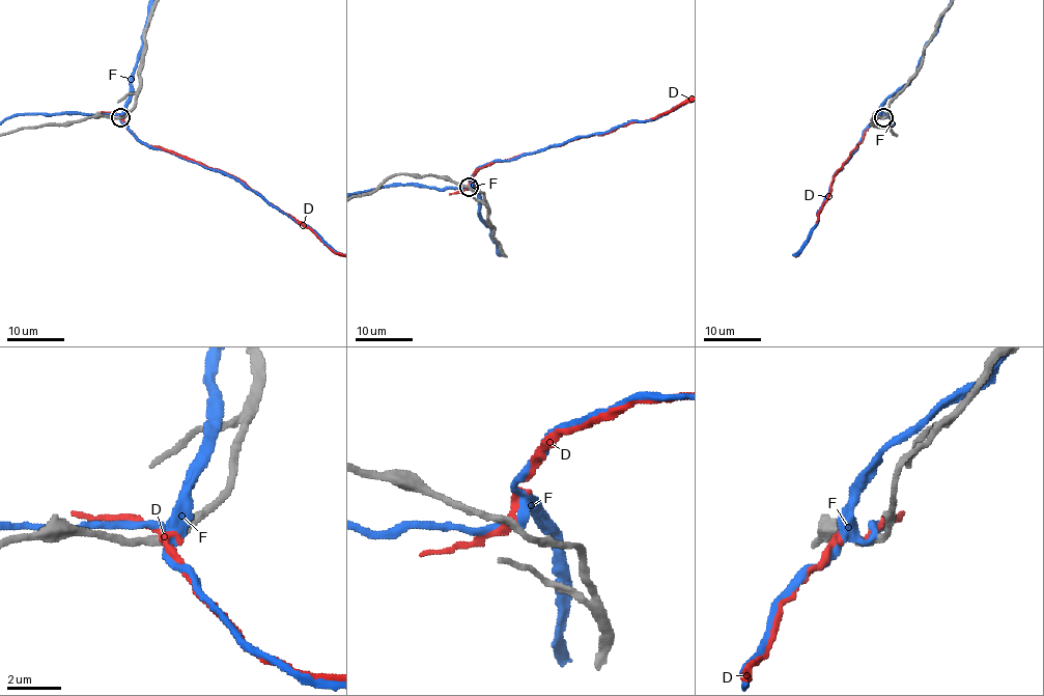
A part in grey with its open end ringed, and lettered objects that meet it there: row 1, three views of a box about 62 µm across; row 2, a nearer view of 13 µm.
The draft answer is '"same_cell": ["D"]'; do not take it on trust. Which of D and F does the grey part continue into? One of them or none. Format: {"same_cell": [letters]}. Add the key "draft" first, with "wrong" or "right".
{"draft": "right", "same_cell": ["D"]}

